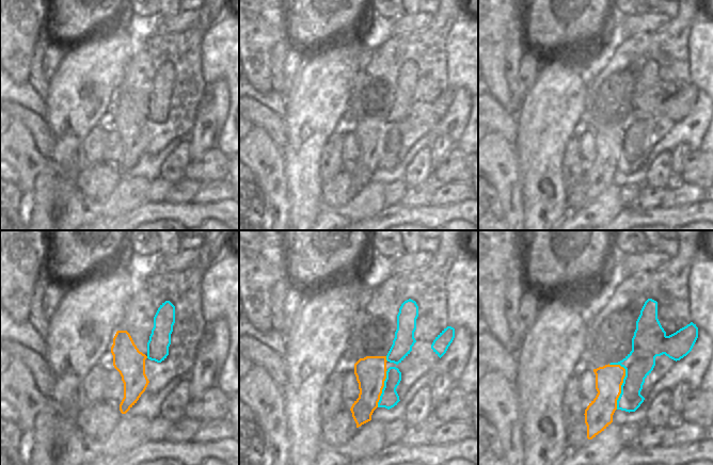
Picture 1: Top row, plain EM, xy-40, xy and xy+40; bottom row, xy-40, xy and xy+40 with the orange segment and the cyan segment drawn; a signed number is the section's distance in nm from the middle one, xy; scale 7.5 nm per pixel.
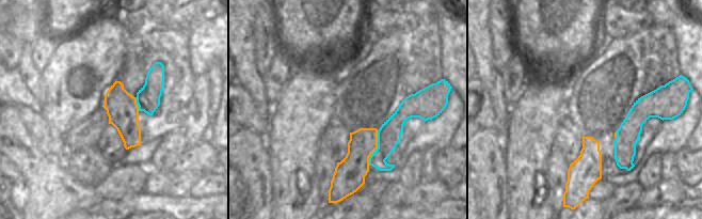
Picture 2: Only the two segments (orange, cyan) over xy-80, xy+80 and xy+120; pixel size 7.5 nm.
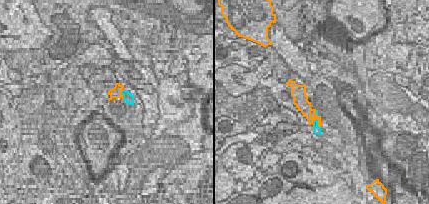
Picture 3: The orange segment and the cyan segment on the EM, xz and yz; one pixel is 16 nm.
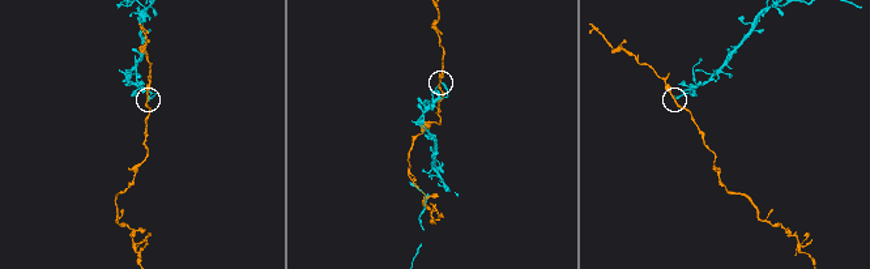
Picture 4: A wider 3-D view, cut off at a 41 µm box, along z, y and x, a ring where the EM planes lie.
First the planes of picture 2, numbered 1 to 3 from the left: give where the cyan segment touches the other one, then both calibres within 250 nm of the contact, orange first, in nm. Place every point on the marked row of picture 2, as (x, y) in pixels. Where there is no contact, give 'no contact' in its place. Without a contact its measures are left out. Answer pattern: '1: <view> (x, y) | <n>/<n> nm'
1: xy-80 (137, 104) | 240/180 nm
2: xy+80 (377, 147) | 220/180 nm
3: xy+120 (616, 135) | 20/170 nm

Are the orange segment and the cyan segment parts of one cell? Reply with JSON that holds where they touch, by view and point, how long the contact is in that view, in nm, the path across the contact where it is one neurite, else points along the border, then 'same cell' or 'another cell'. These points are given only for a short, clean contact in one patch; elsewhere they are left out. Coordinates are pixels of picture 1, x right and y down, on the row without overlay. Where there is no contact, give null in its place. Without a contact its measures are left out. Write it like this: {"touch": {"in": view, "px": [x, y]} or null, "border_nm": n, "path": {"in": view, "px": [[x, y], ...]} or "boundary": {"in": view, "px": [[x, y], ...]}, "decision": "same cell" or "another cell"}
{"touch": {"in": "xy+40", "px": [622, 142]}, "border_nm": 360, "decision": "another cell"}

